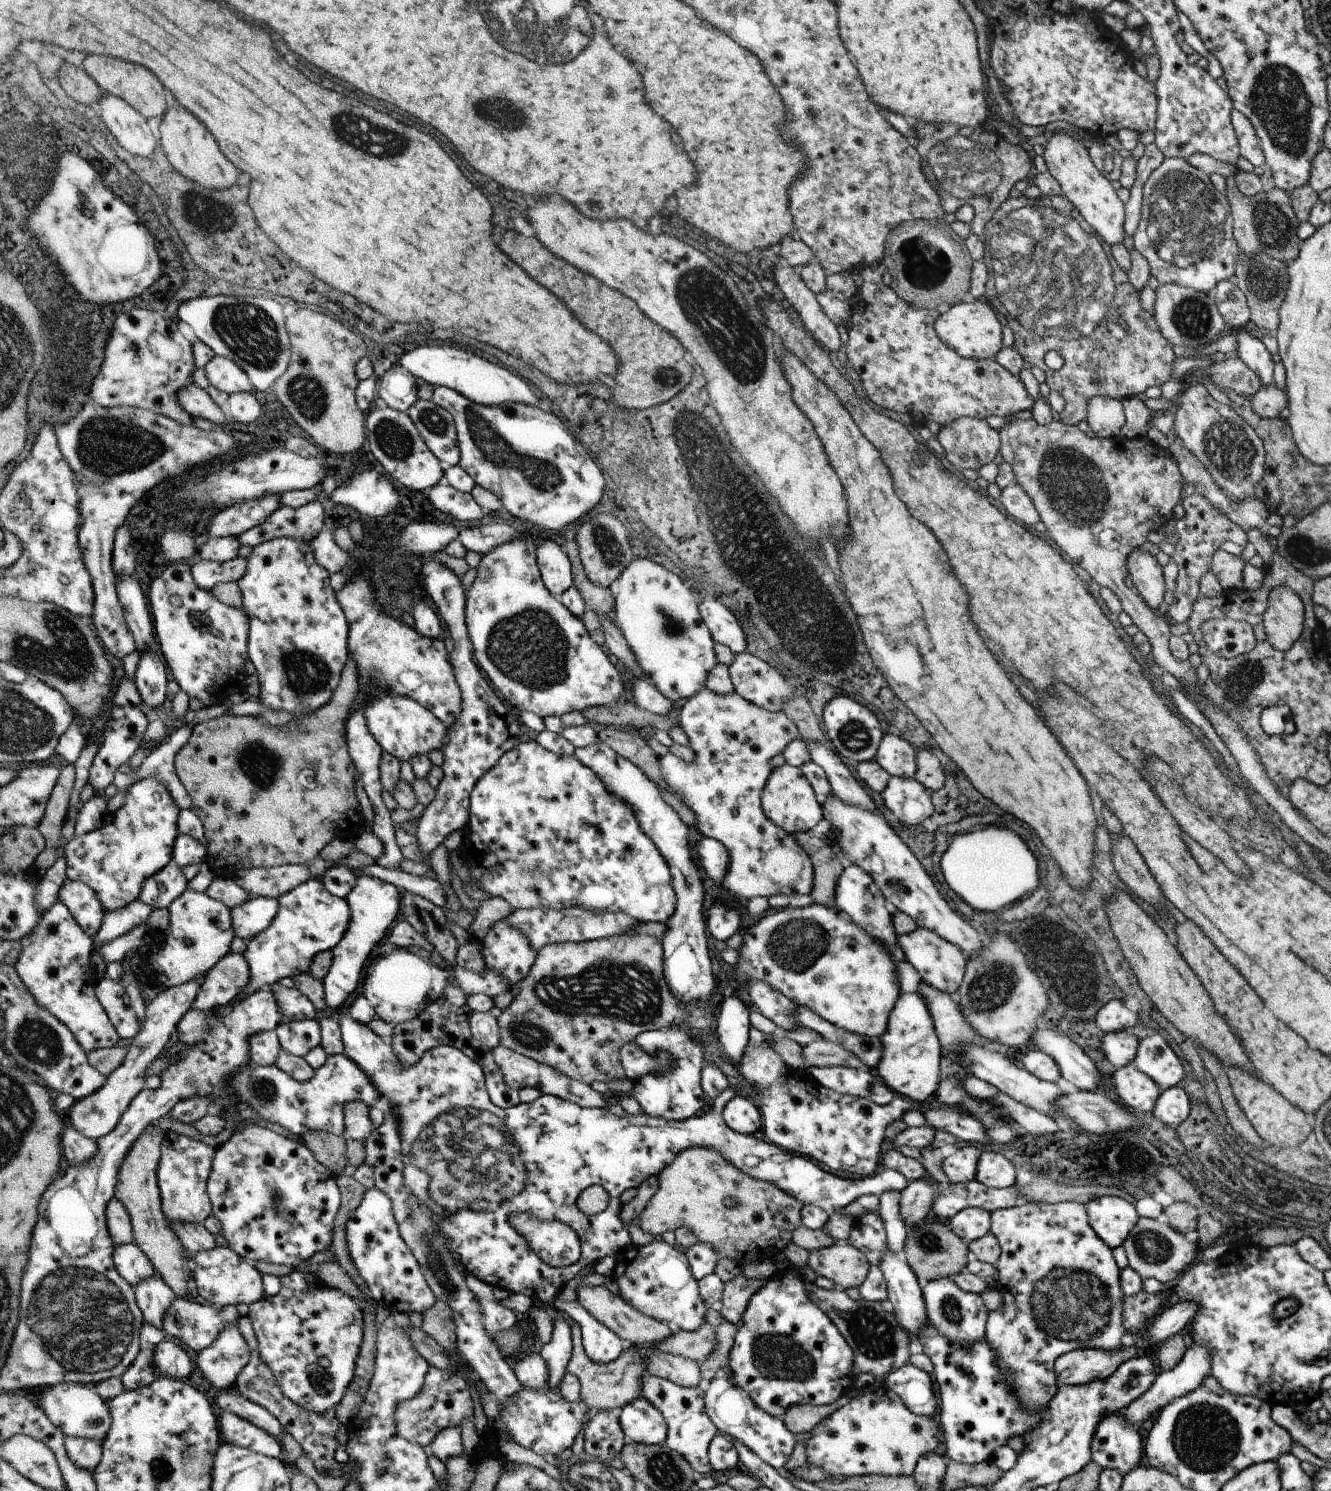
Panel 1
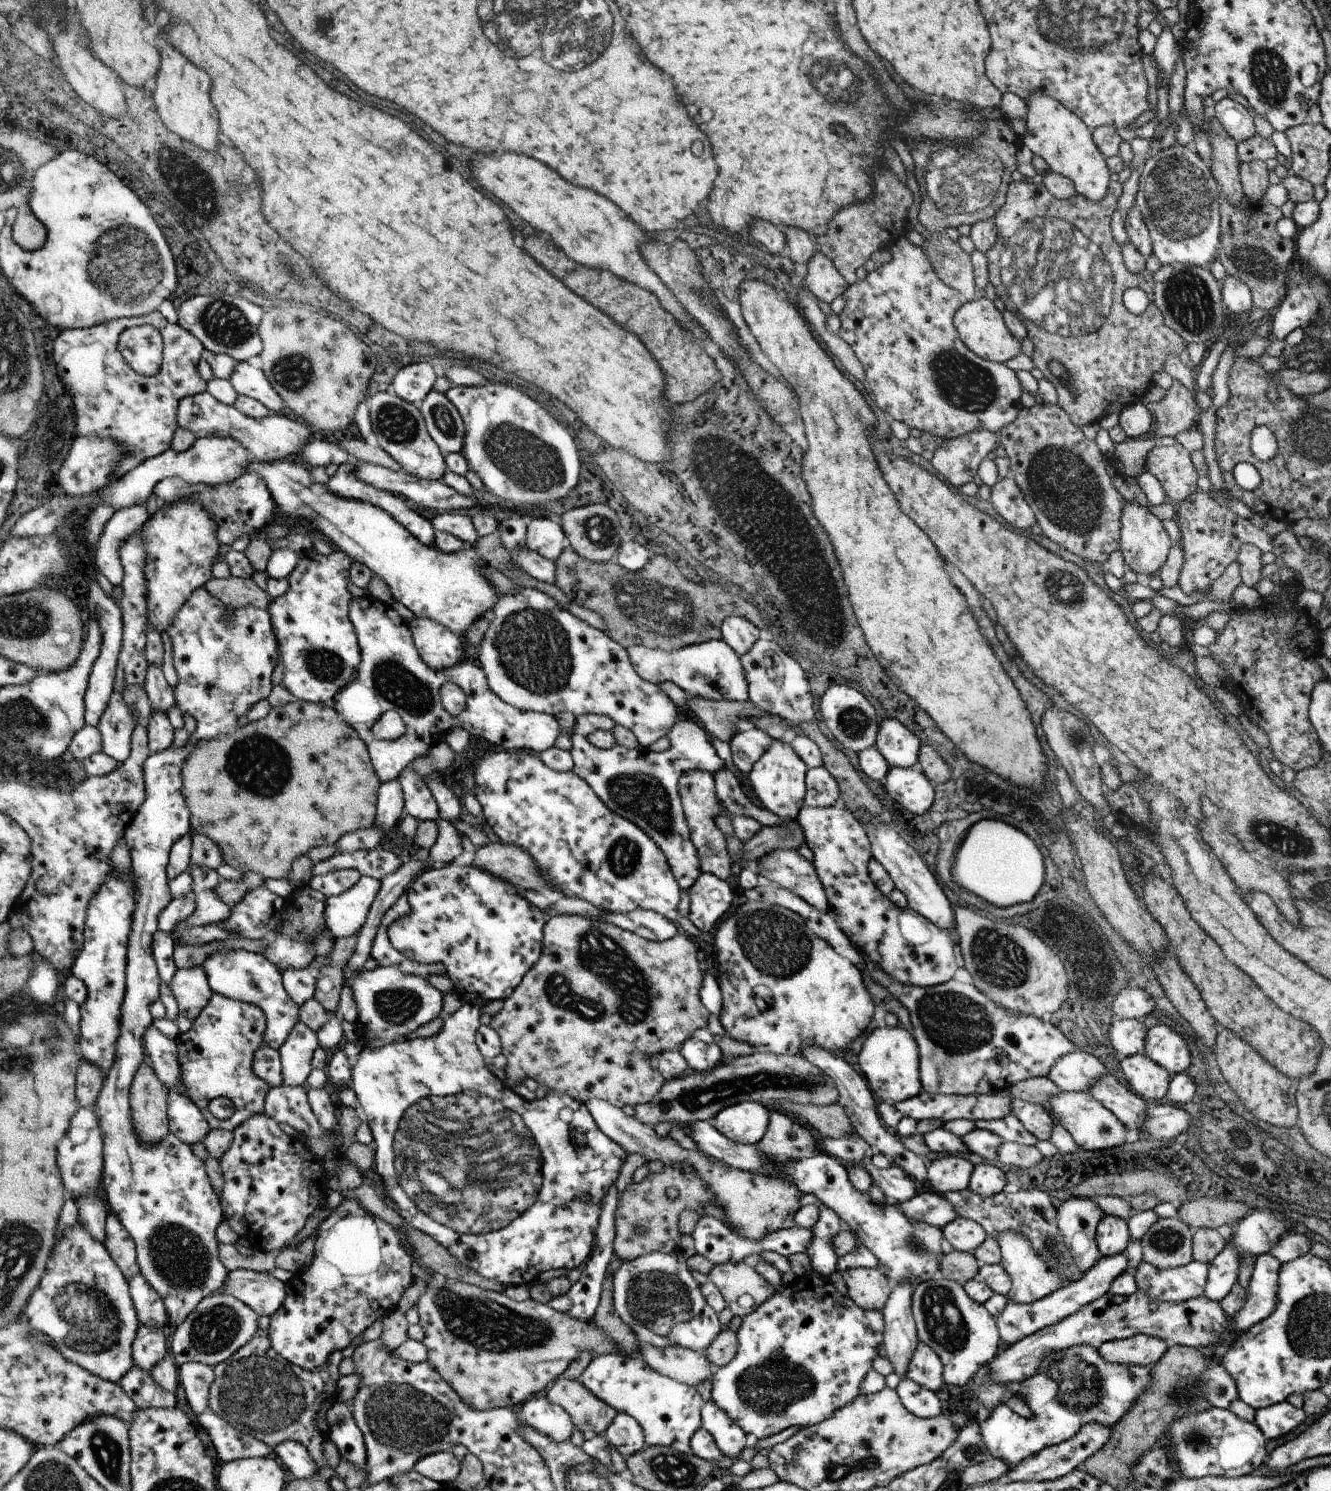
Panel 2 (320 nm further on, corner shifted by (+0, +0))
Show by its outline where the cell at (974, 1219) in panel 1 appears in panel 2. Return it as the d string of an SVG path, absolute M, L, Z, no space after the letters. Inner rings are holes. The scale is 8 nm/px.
M960 1216L941 1229L944 1238L947 1238L956 1251L973 1253L987 1240L986 1231L979 1222Z

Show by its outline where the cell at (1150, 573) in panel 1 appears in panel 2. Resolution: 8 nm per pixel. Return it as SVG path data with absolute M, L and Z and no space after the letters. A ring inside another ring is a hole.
M1133 501L1124 502L1119 550L1125 558L1128 569L1152 575L1162 568L1171 548L1172 540L1166 533L1162 521L1148 507Z

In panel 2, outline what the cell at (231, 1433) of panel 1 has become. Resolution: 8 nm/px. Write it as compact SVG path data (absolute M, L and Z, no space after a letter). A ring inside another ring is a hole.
M209 1408L197 1418L200 1425L210 1436L220 1462L227 1463L236 1459L272 1456L274 1451L251 1434L238 1430L228 1420L217 1415Z

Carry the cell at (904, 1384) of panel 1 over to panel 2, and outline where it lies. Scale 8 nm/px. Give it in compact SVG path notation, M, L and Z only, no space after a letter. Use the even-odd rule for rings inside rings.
M902 1379L895 1391L912 1414L925 1419L931 1419L941 1414L941 1403L936 1393L922 1388L913 1380Z

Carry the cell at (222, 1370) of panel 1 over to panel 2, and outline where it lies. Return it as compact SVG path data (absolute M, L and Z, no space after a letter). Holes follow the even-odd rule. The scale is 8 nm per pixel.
M189 1362L180 1365L180 1384L186 1393L186 1400L193 1412L200 1414L209 1408L209 1390L214 1382L213 1367L202 1363Z

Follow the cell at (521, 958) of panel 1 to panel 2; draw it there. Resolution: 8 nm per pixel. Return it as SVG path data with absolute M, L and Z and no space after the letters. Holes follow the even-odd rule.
M438 865L418 874L406 888L406 892L410 912L388 926L389 941L396 950L413 961L425 965L442 963L447 966L446 975L460 993L463 1004L507 999L526 972L538 962L544 938L542 912L490 871L474 865Z

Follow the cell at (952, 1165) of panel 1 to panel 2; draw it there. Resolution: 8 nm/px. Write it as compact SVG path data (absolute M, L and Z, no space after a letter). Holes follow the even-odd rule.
M944 1155L927 1165L927 1181L937 1193L943 1194L968 1189L975 1168L960 1156Z

